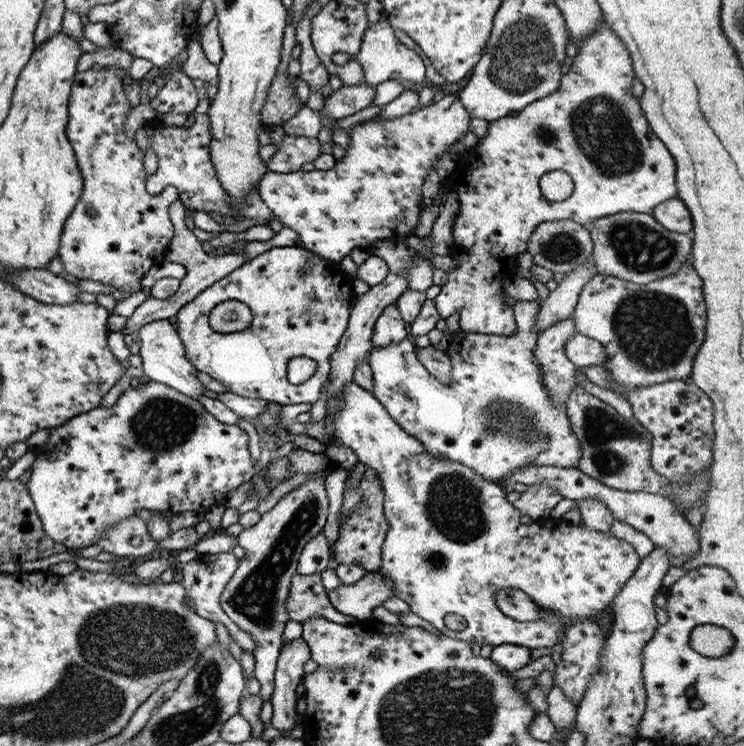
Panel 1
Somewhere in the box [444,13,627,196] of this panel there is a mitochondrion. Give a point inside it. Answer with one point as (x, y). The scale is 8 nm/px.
(524, 54)

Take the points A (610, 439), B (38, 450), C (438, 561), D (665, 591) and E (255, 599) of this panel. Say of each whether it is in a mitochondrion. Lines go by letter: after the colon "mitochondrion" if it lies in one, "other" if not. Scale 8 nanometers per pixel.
A: mitochondrion
B: other
C: mitochondrion
D: other
E: mitochondrion

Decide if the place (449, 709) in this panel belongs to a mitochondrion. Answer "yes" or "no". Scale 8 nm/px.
yes

